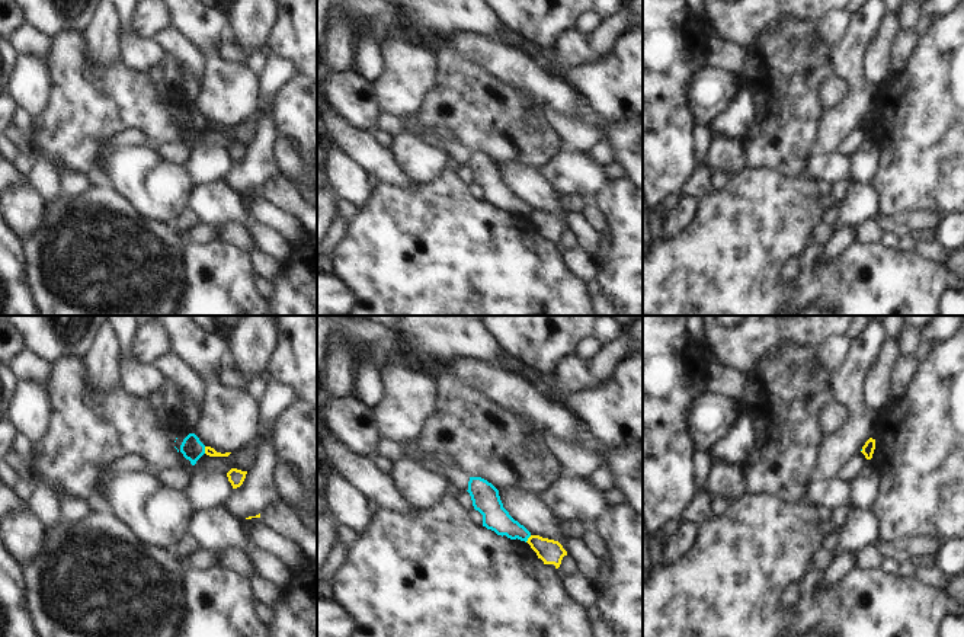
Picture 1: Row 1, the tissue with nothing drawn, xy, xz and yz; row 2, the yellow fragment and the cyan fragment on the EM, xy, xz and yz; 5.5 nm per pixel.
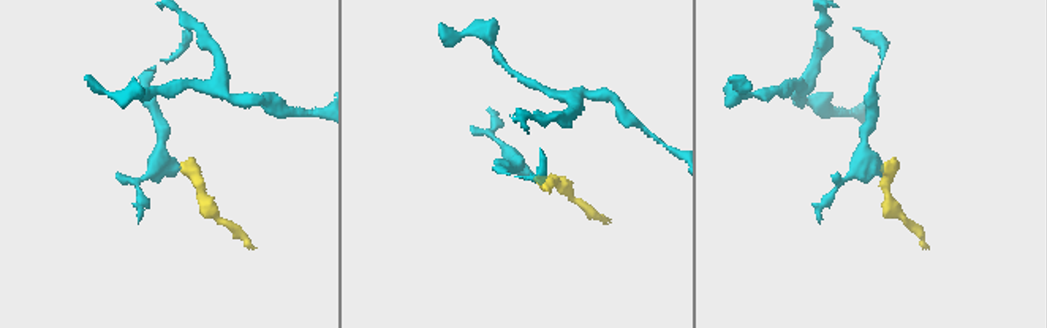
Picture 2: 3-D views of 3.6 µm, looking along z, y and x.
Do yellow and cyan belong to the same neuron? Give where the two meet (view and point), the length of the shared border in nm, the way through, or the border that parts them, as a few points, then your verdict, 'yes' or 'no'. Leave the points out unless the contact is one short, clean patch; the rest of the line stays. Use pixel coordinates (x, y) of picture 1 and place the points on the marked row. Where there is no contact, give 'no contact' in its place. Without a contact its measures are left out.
meets yellow in xy at (205, 450); contact 40 nm long; runs through xy (210, 451), (205, 450), (192, 448); yes

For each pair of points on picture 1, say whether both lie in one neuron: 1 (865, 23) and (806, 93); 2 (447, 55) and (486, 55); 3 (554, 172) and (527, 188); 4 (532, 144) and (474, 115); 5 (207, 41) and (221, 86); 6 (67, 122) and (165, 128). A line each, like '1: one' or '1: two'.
1: two
2: two
3: two
4: one
5: one
6: one

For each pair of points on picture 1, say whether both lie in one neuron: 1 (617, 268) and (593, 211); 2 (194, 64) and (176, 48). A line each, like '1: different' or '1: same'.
1: different
2: same

